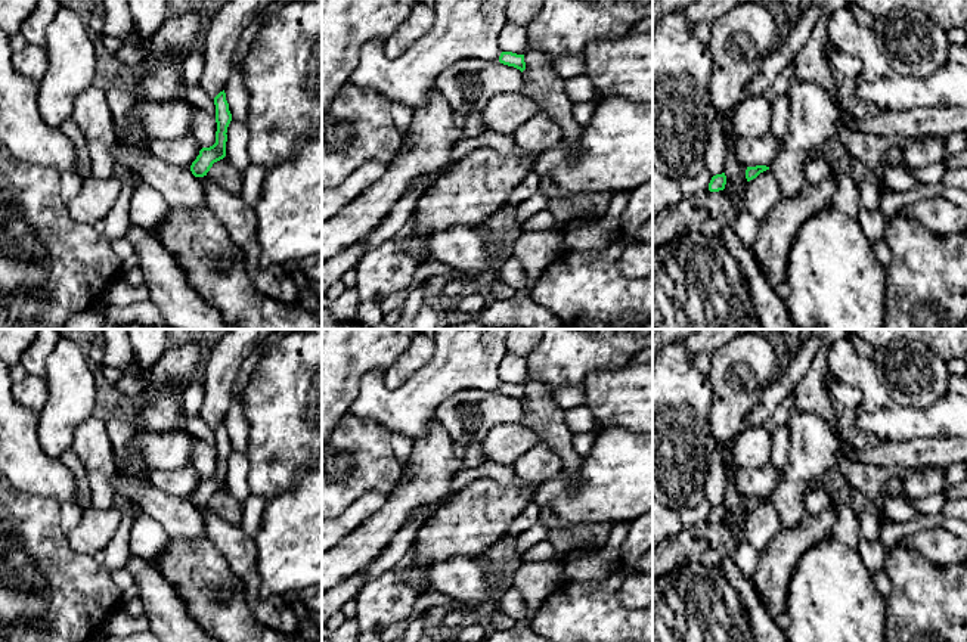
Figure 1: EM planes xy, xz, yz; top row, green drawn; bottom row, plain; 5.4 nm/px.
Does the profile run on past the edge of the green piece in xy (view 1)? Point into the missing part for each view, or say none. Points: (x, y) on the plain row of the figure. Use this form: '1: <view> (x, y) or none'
1: none

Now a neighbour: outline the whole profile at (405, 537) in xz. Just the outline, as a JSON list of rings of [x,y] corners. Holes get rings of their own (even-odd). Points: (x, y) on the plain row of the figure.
[[[412,518],[403,524],[403,527],[394,534],[388,548],[368,568],[365,583],[394,568],[394,565],[413,546],[418,530],[424,522],[425,518]]]

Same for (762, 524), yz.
[[[766,500],[756,509],[747,512],[743,539],[760,552],[781,530],[780,514],[774,505]]]

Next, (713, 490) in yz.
[[[716,441],[716,449],[710,458],[709,475],[704,484],[704,499],[712,505],[722,505],[725,494],[726,471],[723,462],[723,447]]]

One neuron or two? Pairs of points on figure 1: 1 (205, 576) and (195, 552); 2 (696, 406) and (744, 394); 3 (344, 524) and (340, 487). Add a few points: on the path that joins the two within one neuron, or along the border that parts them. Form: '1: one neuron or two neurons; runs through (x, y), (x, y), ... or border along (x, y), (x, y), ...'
1: one neuron; runs through (200, 570), (195, 565), (195, 558)
2: two neurons; border along (706, 377), (710, 384), (709, 427), (715, 437)
3: two neurons; border along (372, 492), (363, 492), (337, 517)

